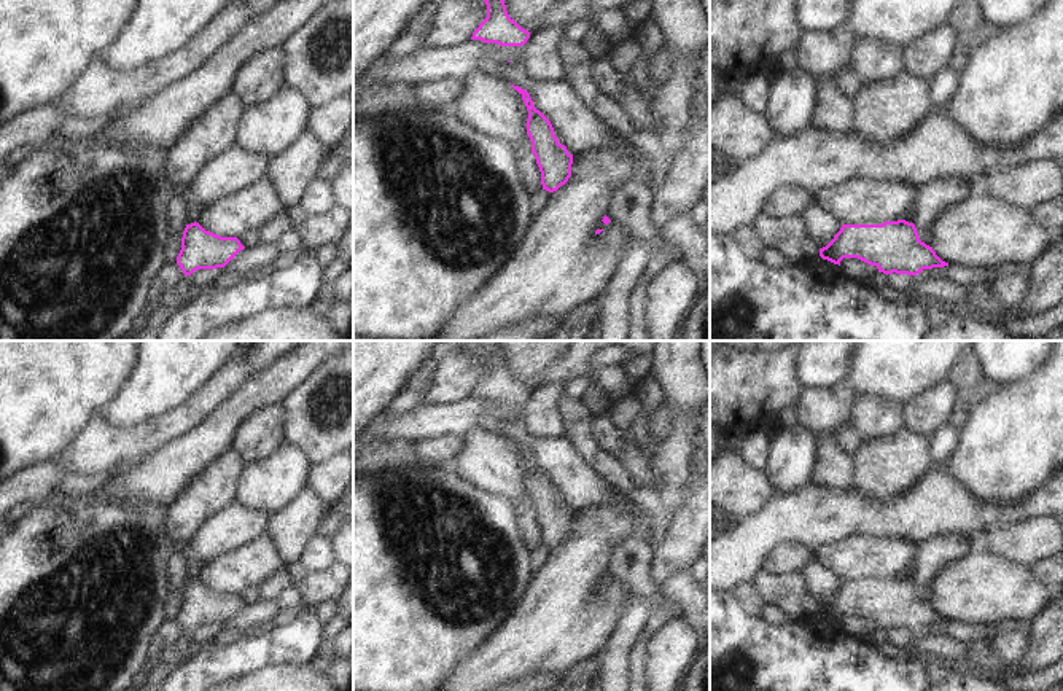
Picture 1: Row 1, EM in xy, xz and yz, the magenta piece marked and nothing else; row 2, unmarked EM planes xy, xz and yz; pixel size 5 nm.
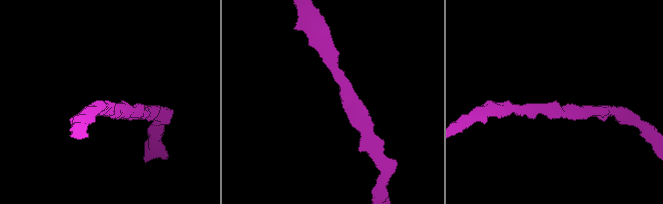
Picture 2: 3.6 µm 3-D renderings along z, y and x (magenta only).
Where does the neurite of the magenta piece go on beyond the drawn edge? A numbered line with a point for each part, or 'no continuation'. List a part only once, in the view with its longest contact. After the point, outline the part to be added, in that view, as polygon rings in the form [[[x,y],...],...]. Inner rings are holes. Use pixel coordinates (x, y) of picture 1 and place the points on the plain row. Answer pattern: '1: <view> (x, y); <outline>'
no continuation

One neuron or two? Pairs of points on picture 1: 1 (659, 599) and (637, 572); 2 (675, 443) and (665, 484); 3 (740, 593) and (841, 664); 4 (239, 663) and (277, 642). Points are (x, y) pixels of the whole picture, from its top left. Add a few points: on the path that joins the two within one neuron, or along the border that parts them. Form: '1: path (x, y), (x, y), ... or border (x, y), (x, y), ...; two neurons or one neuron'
1: path (653, 594), (637, 578); one neuron
2: path (673, 452), (669, 462), (669, 475); one neuron
3: border (731, 593), (747, 615), (759, 618); two neurons
4: path (249, 653), (268, 647); one neuron

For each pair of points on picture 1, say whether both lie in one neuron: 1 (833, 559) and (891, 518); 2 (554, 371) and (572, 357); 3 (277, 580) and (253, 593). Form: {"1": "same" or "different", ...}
{"1": "different", "2": "same", "3": "same"}

